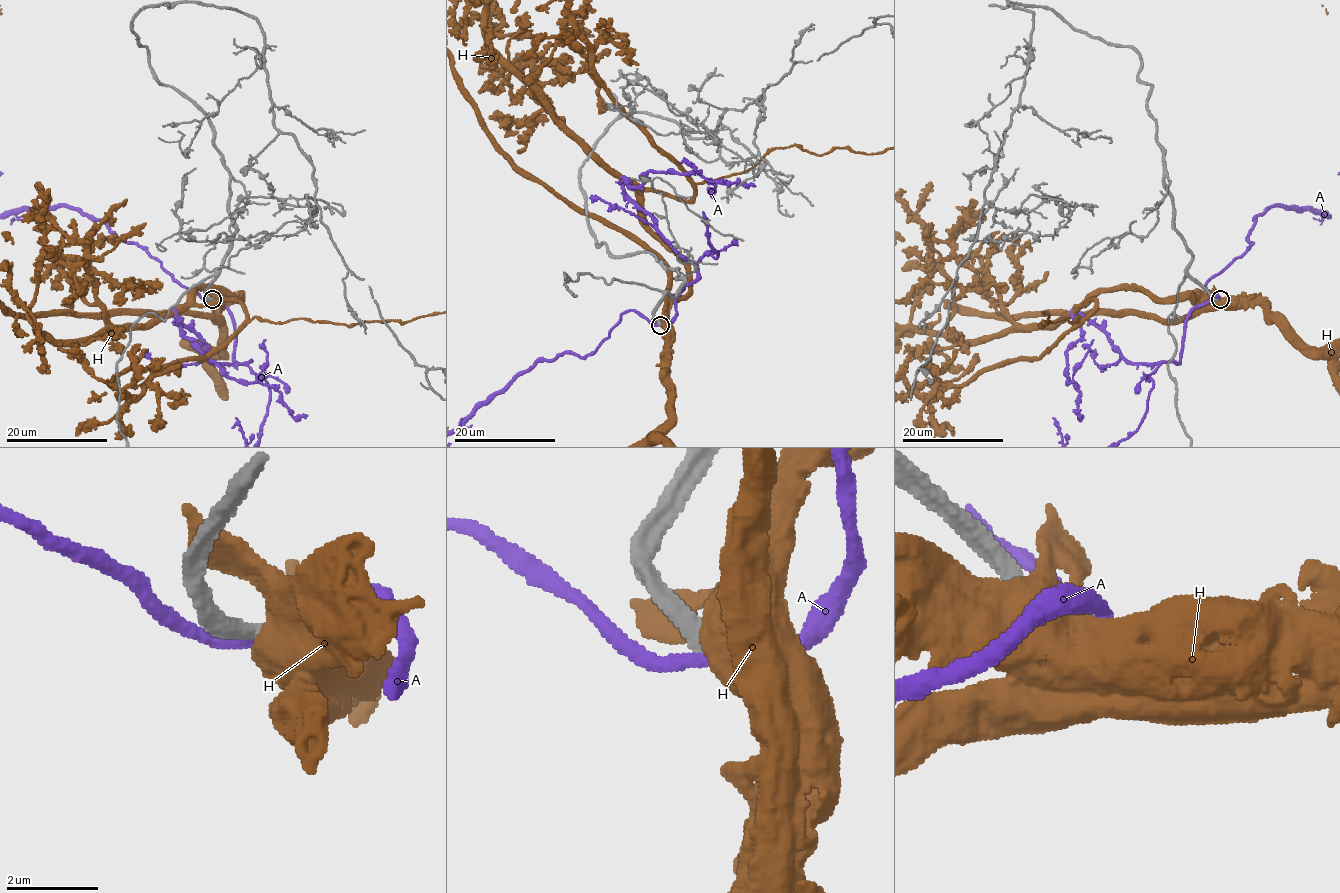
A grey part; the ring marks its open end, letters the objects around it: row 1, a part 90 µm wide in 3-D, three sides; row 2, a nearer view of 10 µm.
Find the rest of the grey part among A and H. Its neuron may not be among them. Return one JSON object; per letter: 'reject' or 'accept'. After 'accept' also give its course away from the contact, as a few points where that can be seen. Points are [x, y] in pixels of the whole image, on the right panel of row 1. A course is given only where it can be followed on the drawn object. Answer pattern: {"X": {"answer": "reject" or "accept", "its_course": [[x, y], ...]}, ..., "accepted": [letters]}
{"A": {"answer": "reject"}, "H": {"answer": "reject"}, "accepted": []}

